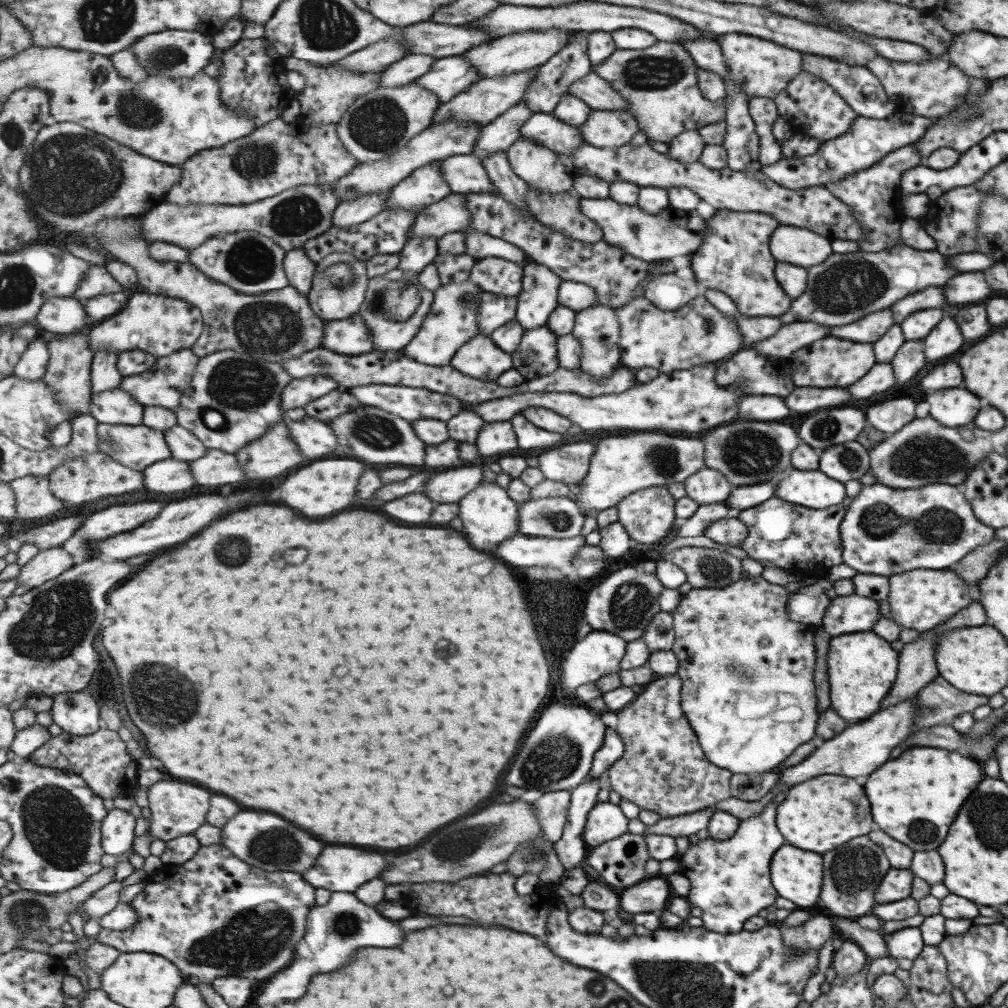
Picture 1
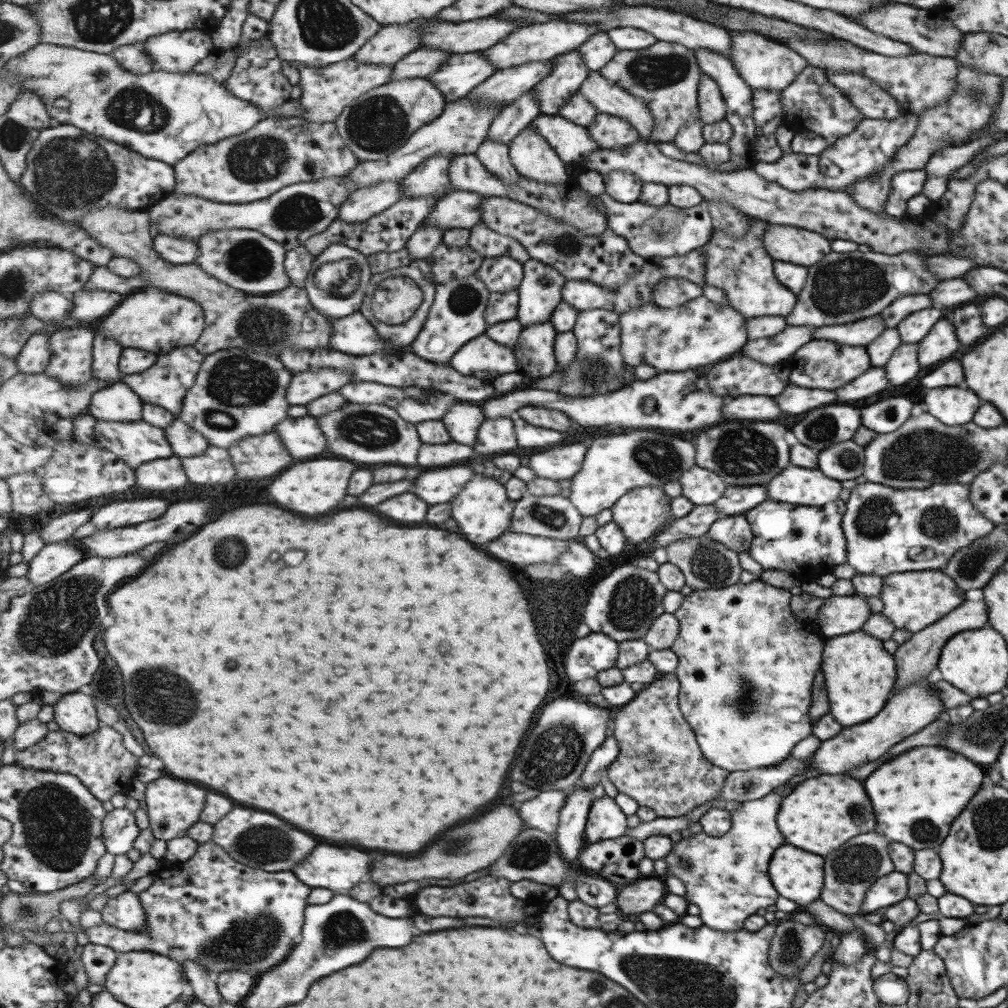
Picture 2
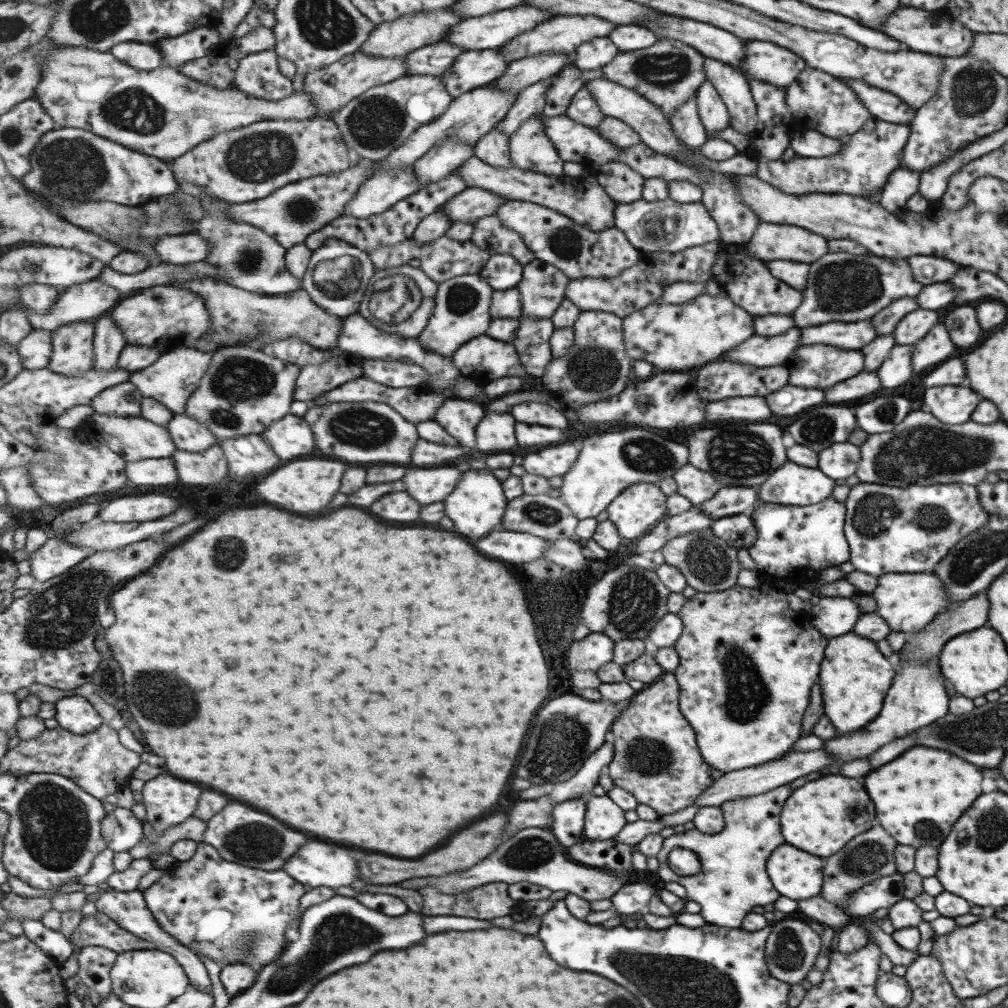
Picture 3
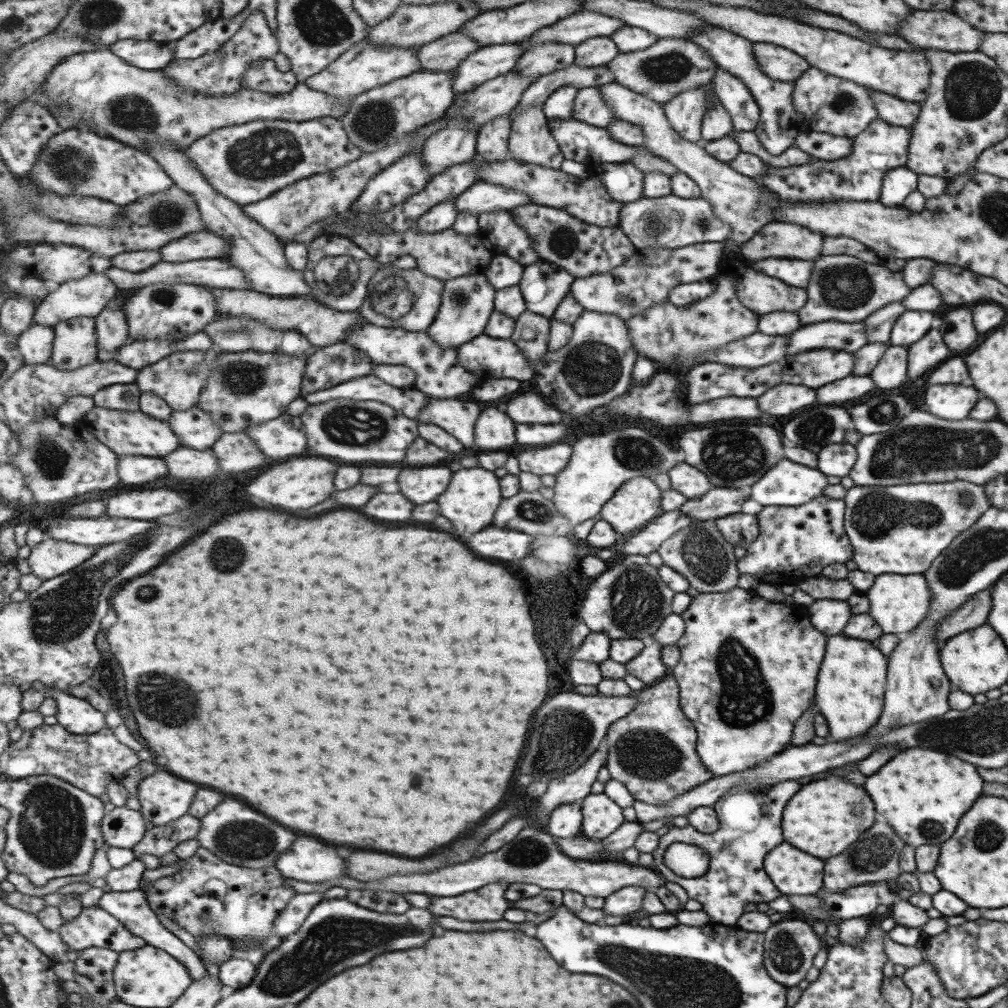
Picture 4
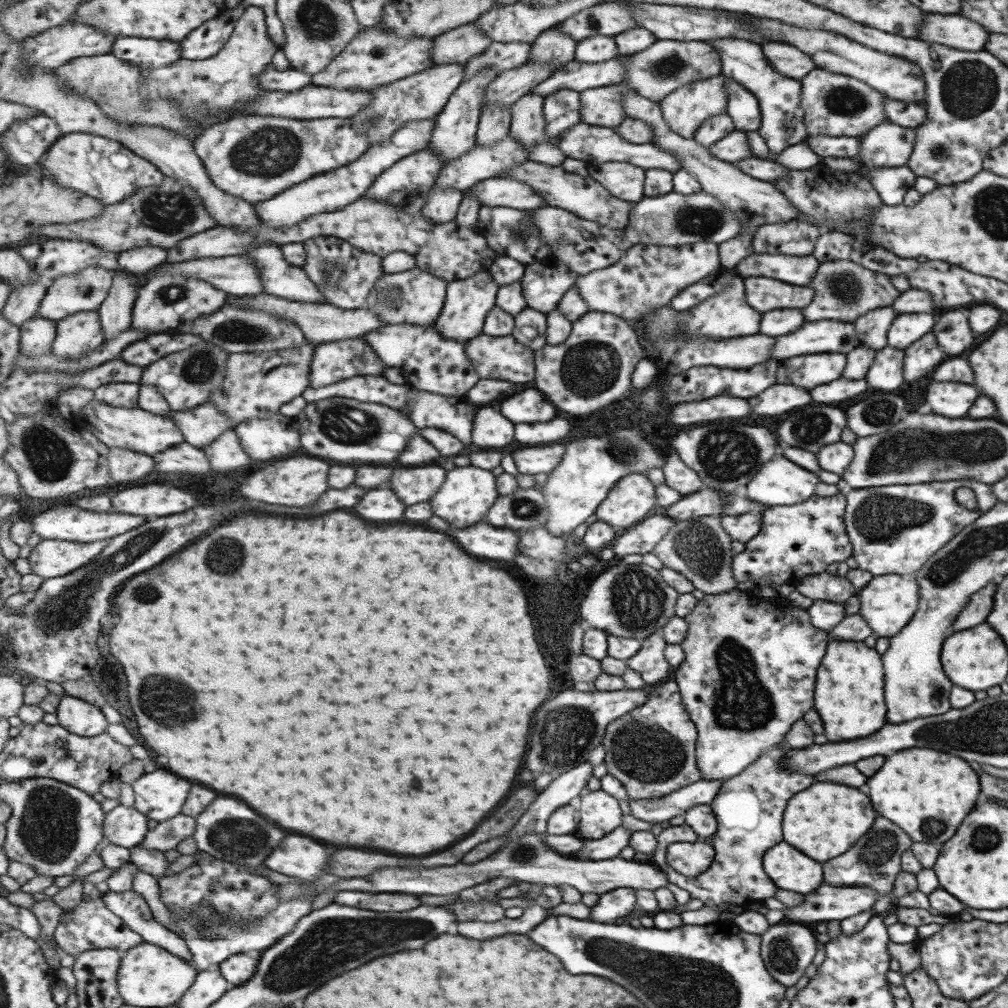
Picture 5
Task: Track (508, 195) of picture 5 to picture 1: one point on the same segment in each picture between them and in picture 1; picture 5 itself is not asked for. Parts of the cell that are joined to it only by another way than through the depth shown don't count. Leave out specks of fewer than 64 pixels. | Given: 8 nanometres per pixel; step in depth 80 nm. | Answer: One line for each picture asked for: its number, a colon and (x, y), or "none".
1: (450, 214)
2: (462, 209)
3: (473, 204)
4: (482, 197)

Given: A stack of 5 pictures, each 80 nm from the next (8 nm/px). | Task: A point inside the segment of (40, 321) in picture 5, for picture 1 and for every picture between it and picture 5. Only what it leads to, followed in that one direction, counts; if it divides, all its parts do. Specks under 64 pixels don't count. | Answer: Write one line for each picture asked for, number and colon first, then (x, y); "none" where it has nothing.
1: (33, 365)
2: (35, 358)
3: (36, 350)
4: (36, 344)

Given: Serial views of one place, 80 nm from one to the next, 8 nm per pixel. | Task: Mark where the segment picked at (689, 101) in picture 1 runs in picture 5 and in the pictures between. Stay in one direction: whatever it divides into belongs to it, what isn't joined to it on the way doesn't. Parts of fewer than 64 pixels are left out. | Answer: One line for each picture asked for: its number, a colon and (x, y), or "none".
2: (667, 76)
3: (669, 73)
4: (672, 66)
5: (655, 73)

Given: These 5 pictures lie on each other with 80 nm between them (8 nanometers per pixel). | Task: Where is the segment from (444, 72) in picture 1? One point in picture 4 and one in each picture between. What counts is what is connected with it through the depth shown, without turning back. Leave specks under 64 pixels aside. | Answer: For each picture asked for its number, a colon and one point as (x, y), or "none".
2: (464, 72)
3: (477, 68)
4: (490, 62)

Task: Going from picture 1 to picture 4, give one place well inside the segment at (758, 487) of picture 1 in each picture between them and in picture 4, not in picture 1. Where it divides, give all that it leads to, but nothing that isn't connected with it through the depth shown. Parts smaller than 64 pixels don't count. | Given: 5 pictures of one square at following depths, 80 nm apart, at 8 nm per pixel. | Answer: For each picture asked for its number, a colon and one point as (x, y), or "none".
2: (735, 500)
3: (728, 501)
4: (717, 502)

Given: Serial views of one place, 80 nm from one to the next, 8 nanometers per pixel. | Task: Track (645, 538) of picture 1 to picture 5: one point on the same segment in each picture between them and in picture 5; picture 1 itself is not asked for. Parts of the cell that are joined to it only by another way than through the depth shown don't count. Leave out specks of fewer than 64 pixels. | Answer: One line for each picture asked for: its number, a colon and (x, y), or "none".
2: (642, 514)
3: (641, 507)
4: (637, 503)
5: (633, 499)

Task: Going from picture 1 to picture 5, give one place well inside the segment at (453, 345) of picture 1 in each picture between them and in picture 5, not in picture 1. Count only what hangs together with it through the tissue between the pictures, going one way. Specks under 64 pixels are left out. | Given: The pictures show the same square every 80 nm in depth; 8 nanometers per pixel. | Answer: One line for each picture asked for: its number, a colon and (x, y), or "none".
2: (458, 315)
3: (462, 312)
4: (468, 303)
5: (469, 301)

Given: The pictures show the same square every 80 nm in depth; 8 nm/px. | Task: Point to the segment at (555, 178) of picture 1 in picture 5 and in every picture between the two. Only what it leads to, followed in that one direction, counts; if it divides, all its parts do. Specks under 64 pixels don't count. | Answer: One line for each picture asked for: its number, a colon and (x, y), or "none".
2: (533, 156)
3: (531, 148)
4: (532, 141)
5: (528, 120)

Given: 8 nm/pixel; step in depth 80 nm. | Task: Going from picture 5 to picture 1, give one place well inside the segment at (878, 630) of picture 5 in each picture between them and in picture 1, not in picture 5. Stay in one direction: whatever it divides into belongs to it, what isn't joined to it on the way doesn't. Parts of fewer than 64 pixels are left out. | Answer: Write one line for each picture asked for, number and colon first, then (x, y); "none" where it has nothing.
1: (919, 599)
2: (911, 600)
3: (905, 601)
4: (898, 603)

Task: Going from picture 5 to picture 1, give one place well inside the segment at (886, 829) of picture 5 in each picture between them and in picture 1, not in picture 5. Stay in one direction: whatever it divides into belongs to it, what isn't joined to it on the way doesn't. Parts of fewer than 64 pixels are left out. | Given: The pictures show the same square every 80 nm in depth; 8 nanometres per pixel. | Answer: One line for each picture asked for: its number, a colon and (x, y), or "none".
1: (843, 893)
2: (848, 871)
3: (870, 855)
4: (874, 857)

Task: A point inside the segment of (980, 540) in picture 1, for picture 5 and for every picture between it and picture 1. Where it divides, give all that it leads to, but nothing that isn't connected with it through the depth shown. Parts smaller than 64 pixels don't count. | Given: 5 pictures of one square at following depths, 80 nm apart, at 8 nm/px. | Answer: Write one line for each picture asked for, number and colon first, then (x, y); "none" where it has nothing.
2: (886, 530)
3: (909, 529)
4: (900, 529)
5: (894, 529)

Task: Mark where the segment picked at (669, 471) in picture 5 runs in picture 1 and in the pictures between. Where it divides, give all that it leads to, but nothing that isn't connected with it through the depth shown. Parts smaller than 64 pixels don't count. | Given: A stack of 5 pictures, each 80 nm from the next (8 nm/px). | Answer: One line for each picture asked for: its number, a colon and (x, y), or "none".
1: (707, 486)
2: (702, 487)
3: (697, 486)
4: (692, 483)

